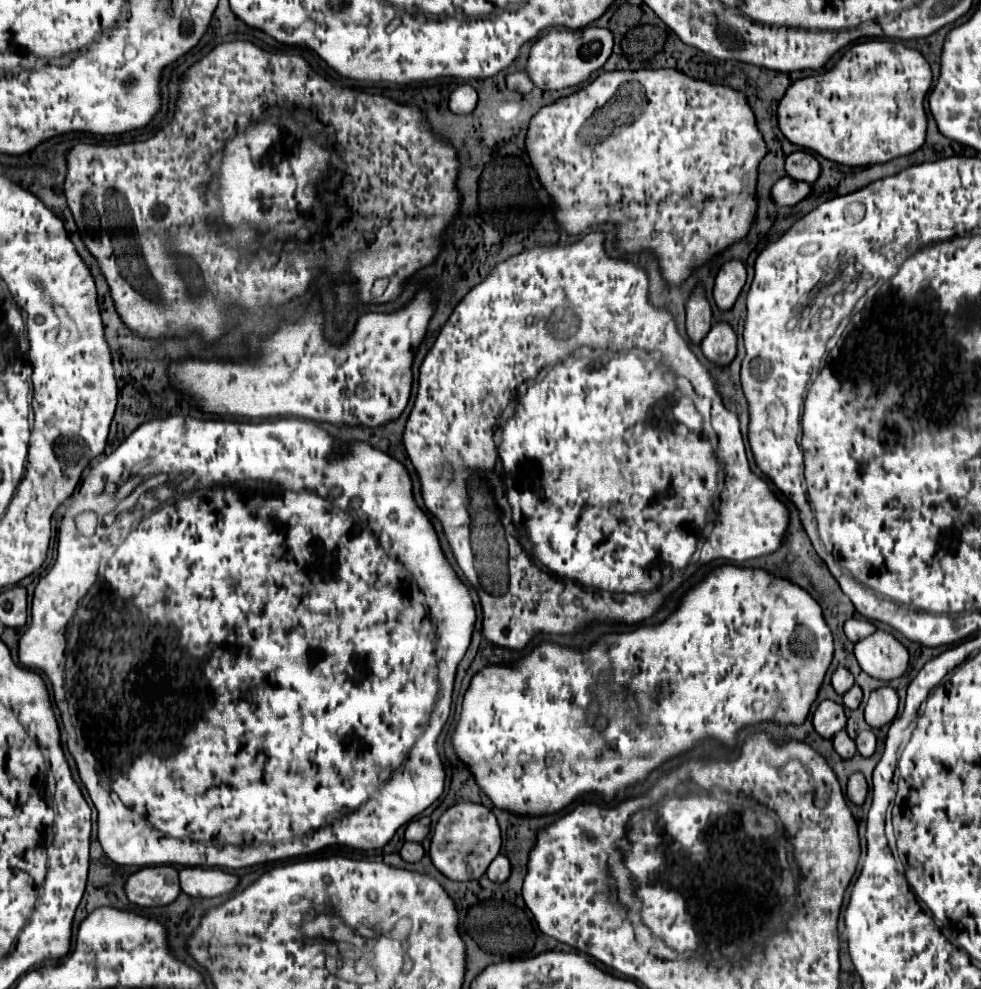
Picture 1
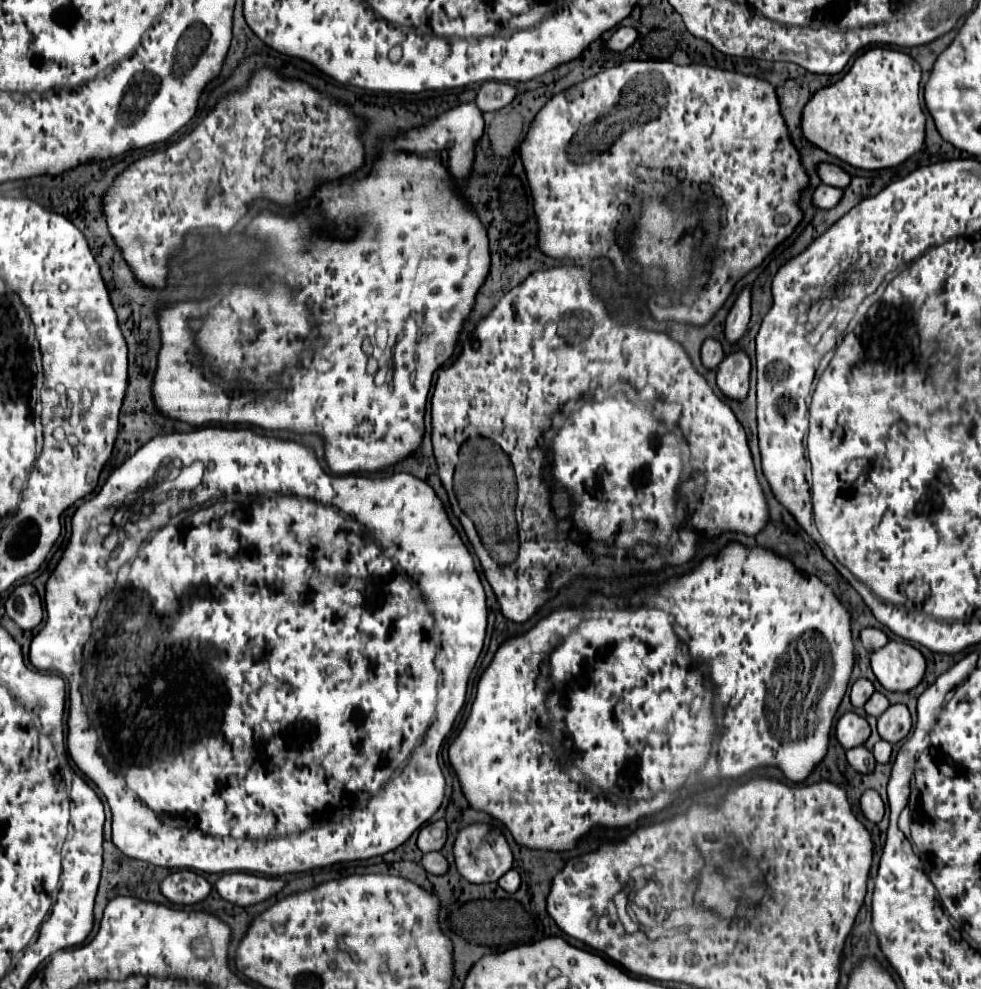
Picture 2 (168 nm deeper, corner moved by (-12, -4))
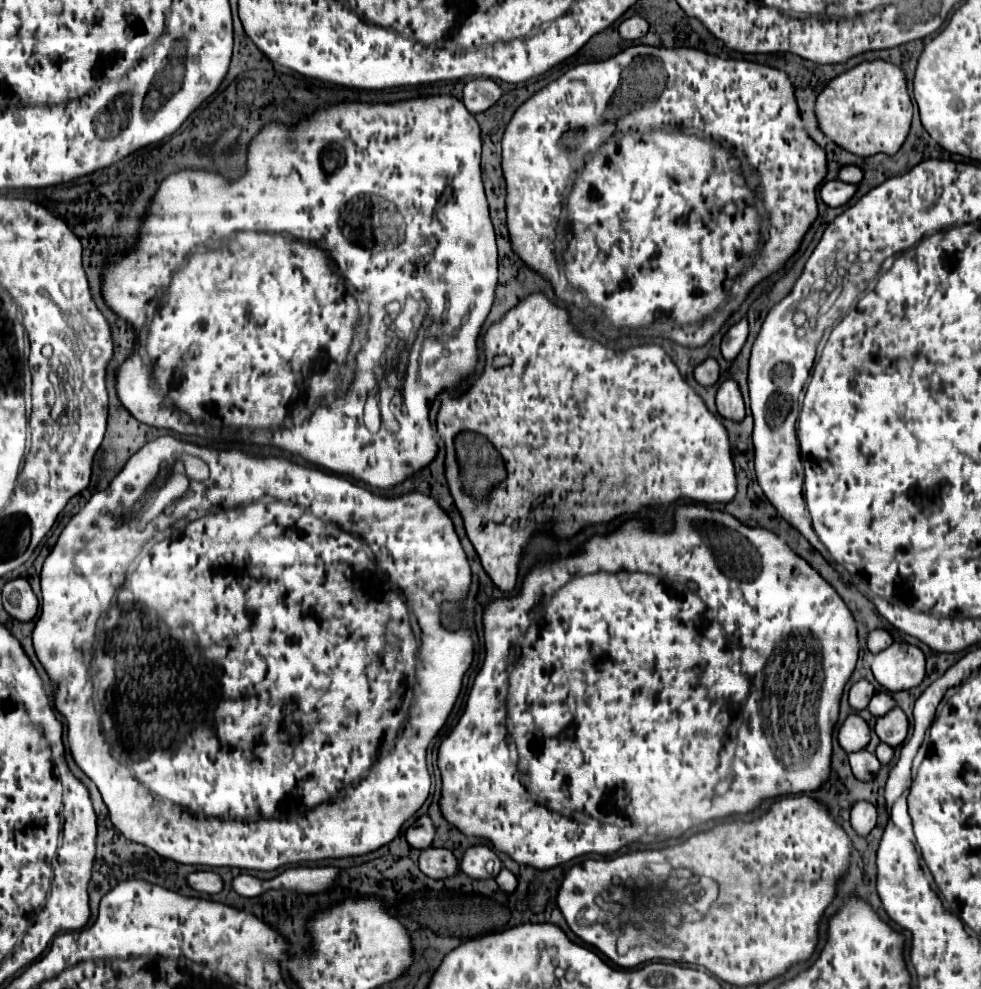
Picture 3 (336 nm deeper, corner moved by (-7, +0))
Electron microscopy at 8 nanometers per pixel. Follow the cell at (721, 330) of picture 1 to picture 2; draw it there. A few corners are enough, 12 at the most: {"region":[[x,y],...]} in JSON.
{"region":[[725,356],[717,368],[717,386],[729,400],[749,392],[749,358]]}

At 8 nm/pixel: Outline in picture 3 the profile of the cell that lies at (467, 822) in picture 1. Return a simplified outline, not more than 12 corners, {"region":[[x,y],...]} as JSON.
{"region":[[468,846],[460,868],[470,878],[498,876],[502,862],[490,846]]}

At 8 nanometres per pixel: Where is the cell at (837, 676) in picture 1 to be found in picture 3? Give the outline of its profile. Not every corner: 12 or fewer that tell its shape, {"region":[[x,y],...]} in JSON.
{"region":[[862,678],[852,684],[848,702],[860,712],[868,706],[874,686]]}

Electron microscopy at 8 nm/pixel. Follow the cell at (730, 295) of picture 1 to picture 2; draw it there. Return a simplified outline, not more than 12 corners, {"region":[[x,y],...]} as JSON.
{"region":[[749,288],[733,304],[725,338],[735,344],[751,318]]}

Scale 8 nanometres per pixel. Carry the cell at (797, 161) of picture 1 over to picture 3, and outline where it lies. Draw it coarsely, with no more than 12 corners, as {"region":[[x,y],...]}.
{"region":[[842,166],[838,178],[842,182],[858,184],[862,170],[858,166]]}

